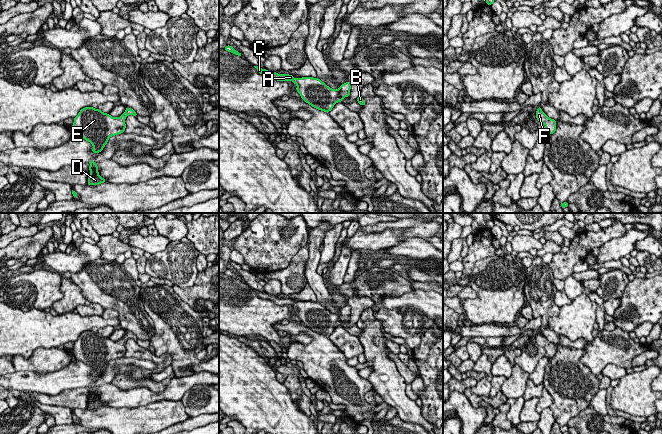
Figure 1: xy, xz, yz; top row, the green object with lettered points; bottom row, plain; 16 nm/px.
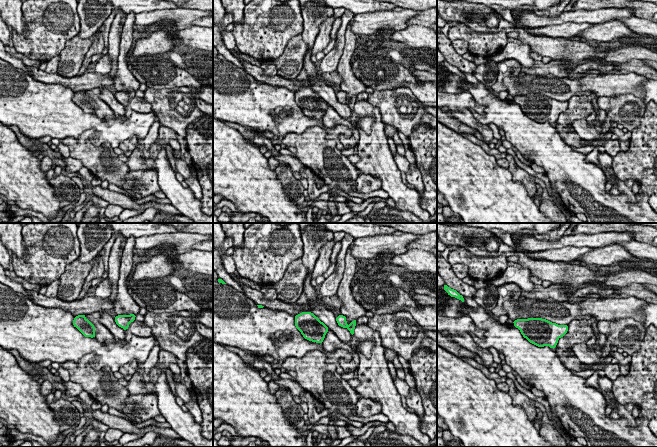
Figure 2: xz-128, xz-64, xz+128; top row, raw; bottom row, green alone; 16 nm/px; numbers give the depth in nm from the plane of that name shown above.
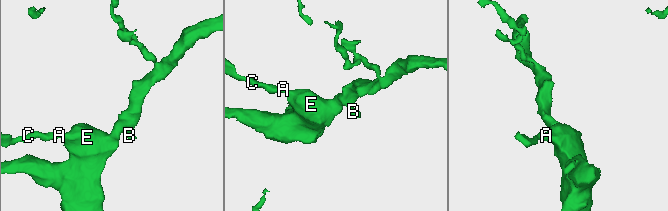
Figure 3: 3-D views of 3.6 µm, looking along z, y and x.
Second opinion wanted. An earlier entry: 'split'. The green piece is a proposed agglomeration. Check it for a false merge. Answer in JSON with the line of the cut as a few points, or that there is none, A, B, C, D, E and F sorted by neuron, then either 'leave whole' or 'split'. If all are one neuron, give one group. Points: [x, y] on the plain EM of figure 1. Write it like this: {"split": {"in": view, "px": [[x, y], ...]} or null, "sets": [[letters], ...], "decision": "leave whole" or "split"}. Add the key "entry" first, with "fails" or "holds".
{"entry": "fails", "split": null, "sets": [["A", "B", "C", "D", "E", "F"]], "decision": "leave whole"}

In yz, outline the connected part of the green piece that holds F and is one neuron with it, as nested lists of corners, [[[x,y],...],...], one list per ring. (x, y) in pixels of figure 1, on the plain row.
[[[541,330],[538,331],[535,339],[536,339],[537,344],[545,349],[545,357],[547,357],[548,359],[555,357],[556,344],[549,342],[542,335]]]

